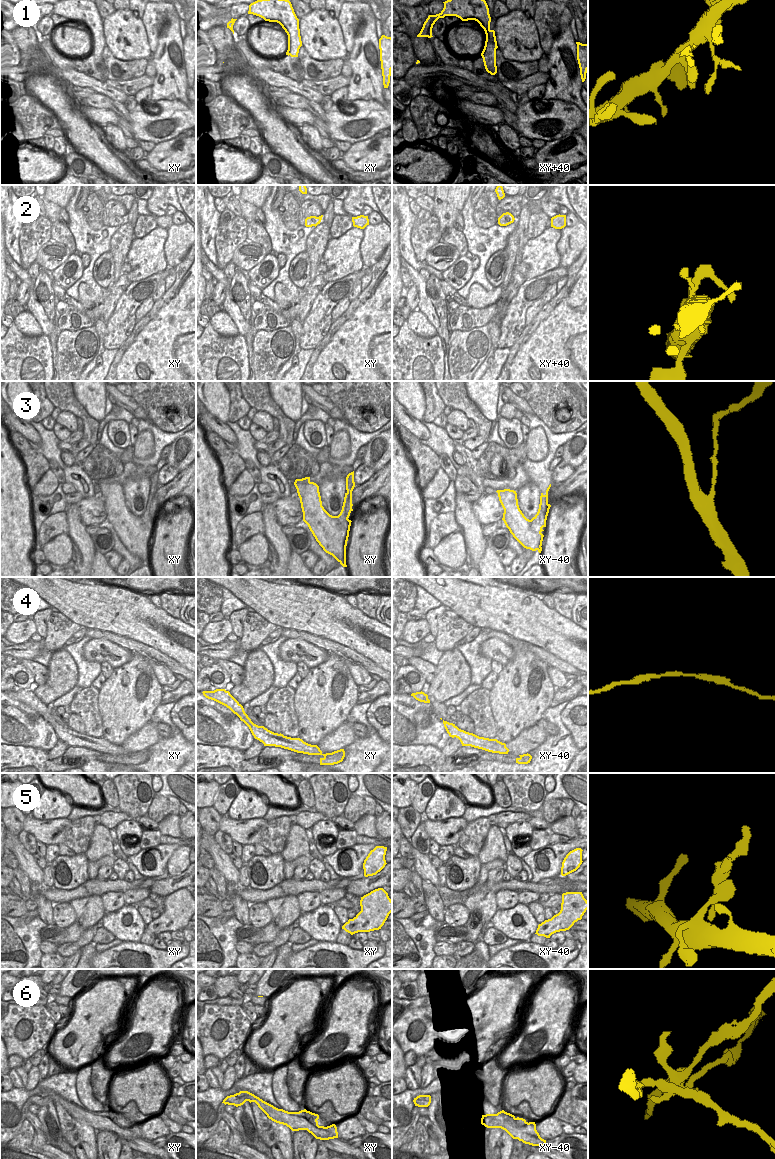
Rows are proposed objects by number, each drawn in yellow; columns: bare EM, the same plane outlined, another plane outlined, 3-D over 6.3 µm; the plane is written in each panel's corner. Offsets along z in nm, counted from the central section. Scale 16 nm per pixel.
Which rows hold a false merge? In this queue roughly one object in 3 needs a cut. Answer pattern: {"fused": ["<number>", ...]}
{"fused": ["3", "5", "6"]}

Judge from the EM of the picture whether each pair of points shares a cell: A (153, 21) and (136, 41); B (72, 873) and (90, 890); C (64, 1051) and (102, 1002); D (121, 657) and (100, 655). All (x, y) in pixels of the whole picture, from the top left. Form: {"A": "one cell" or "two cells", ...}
{"A": "two cells", "B": "two cells", "C": "one cell", "D": "one cell"}

